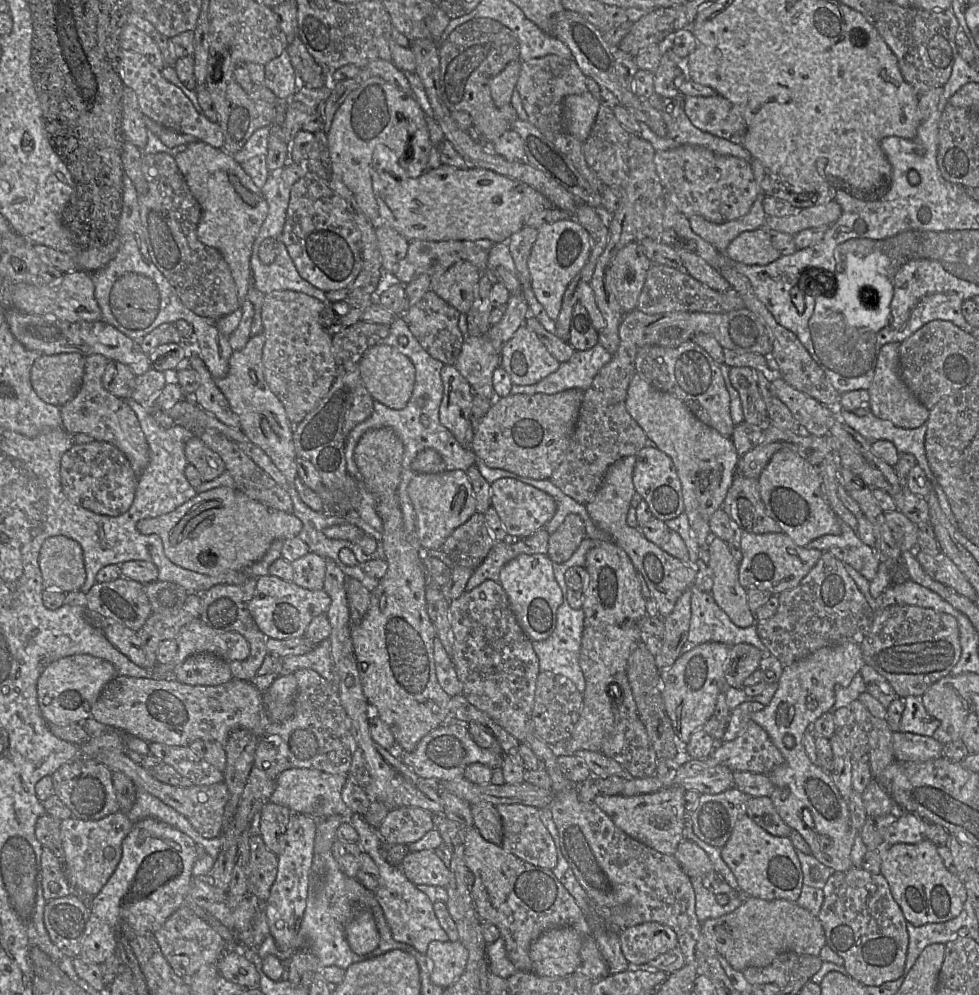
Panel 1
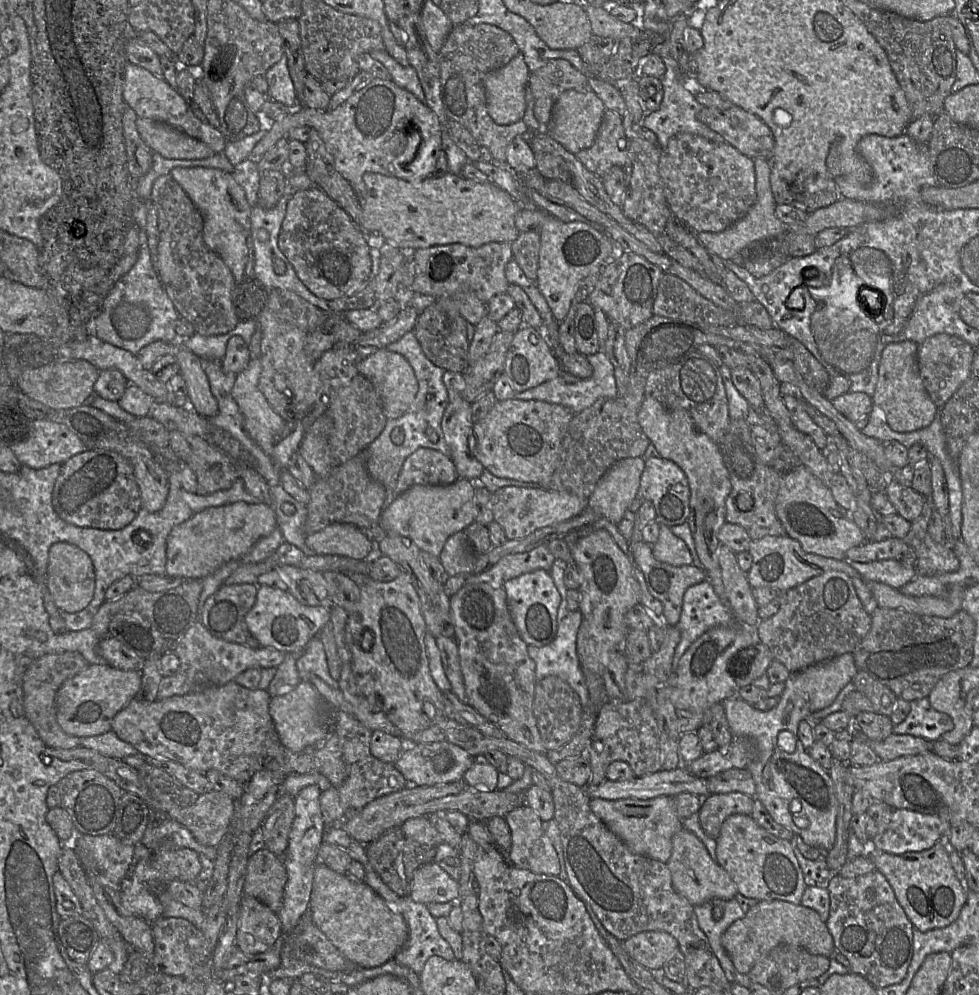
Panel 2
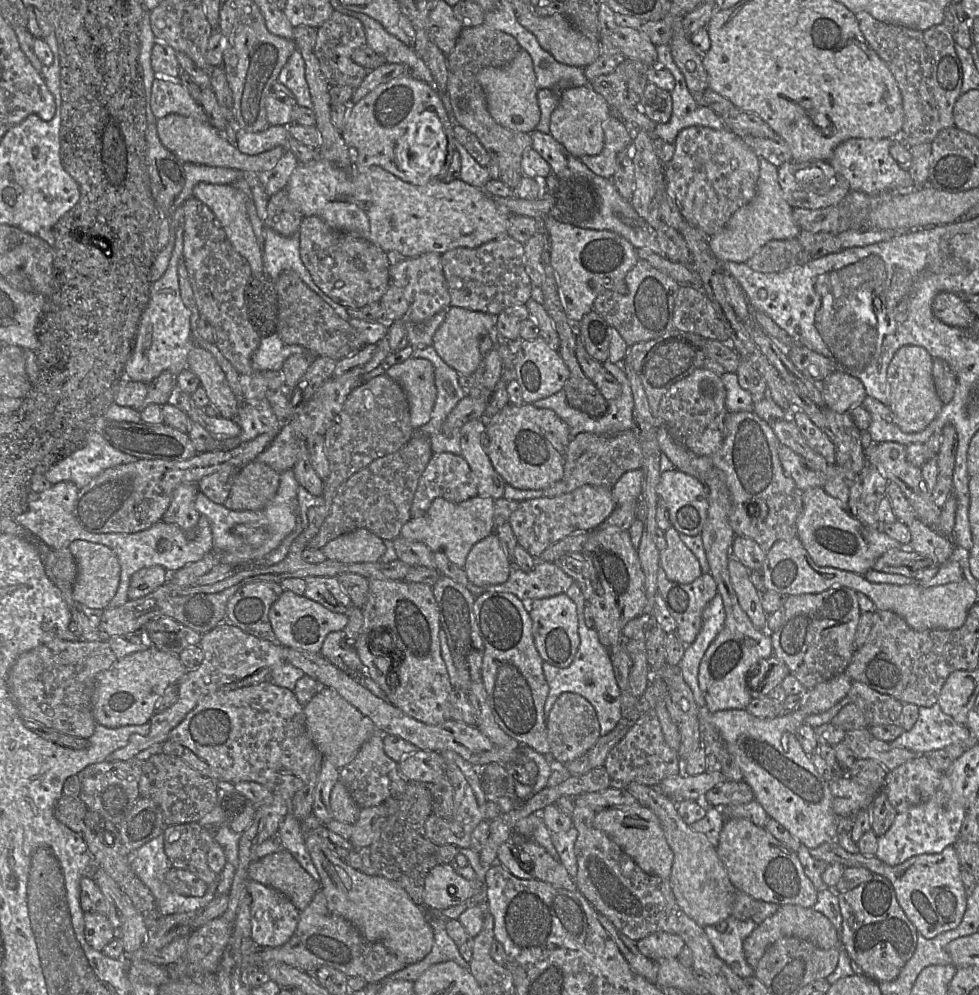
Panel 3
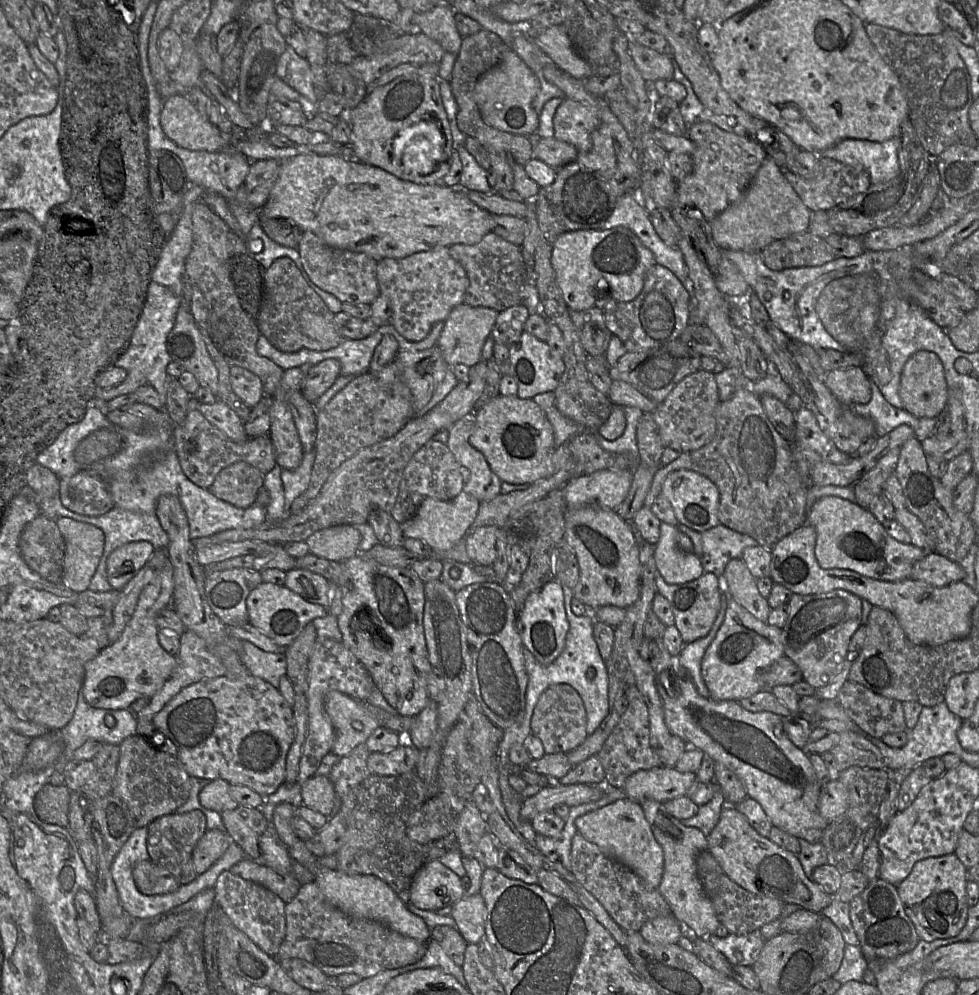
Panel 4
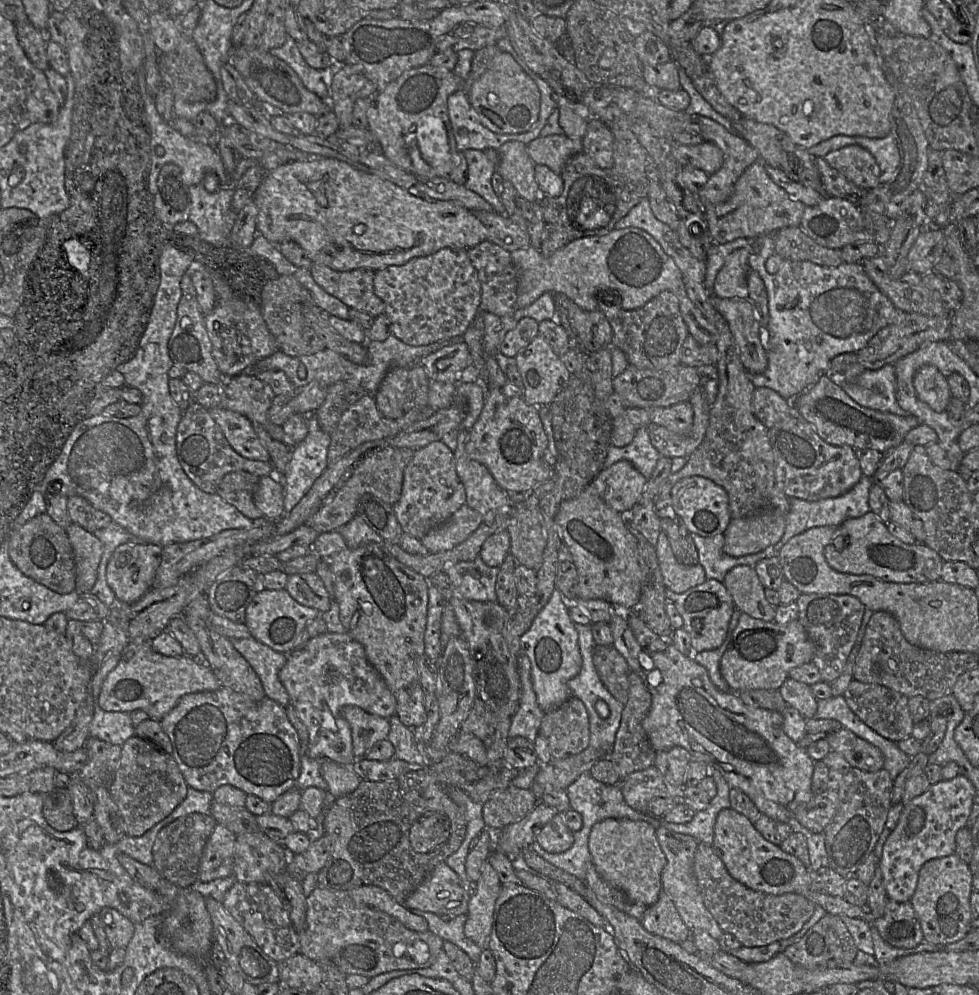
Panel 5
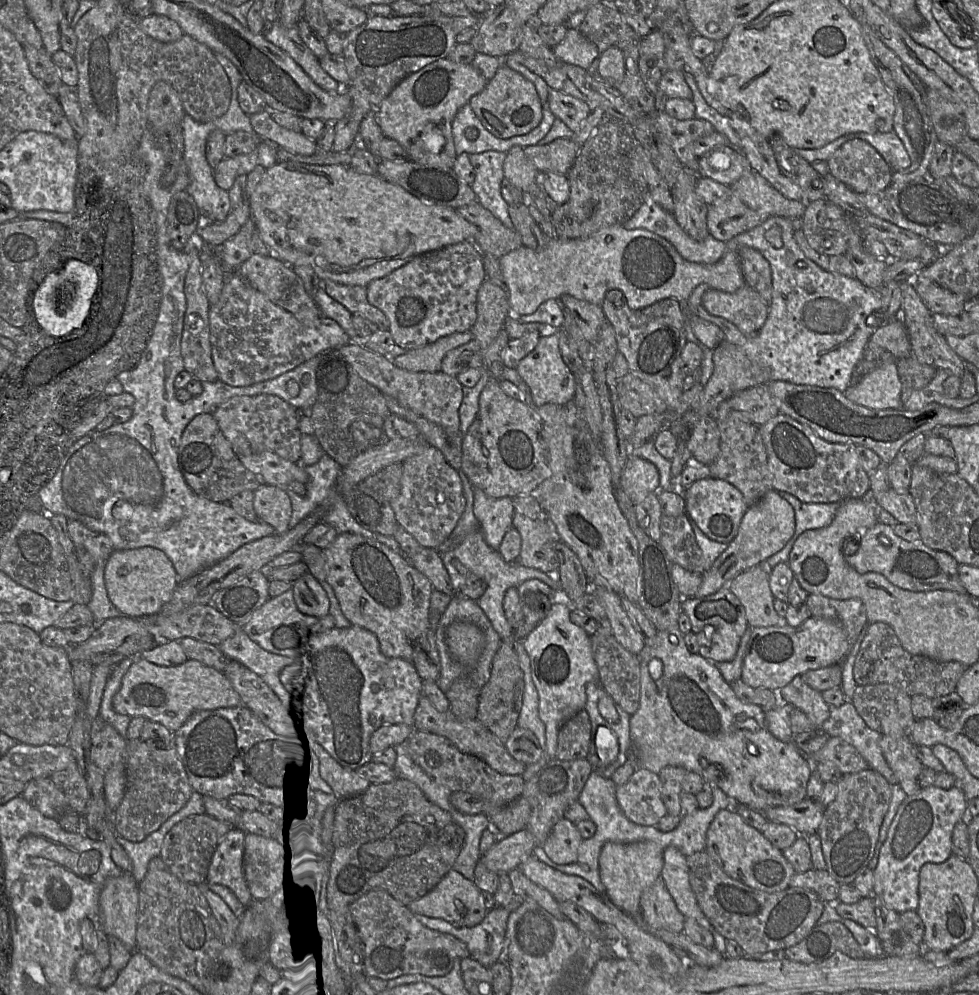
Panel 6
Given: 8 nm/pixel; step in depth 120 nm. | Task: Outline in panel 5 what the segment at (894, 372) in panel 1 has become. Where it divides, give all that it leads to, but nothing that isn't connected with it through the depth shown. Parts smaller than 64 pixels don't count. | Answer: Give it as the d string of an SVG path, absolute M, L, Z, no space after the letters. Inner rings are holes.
M924 365L913 378L918 398L936 412L946 410L952 395L948 378L935 366Z

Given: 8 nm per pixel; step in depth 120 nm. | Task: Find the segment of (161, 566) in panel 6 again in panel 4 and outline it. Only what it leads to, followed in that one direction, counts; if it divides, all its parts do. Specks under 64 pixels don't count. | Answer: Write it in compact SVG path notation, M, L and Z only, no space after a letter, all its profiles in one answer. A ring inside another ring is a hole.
M136 541L116 548L106 562L107 579L113 589L121 591L147 564L154 553L147 541Z

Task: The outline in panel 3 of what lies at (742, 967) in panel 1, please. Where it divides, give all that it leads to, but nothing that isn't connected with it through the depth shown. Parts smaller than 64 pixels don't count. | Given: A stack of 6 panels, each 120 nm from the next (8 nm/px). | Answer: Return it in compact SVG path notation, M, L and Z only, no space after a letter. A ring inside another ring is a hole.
M782 905L771 917L757 925L752 933L747 936L742 946L742 956L752 970L754 970L766 949L783 937L796 937L813 943L816 947L828 950L841 948L840 936L830 921L813 908L804 908L798 905Z

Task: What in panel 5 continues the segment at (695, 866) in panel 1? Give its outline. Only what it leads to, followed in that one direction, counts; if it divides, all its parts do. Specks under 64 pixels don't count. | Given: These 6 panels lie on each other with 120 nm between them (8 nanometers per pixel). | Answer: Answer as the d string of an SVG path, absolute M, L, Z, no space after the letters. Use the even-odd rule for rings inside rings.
M661 820L655 830L656 838L666 858L666 864L661 873L662 890L670 897L682 921L690 931L702 929L714 939L719 940L724 932L704 905L693 869L694 854L700 843L692 836L676 833L666 828L663 823Z

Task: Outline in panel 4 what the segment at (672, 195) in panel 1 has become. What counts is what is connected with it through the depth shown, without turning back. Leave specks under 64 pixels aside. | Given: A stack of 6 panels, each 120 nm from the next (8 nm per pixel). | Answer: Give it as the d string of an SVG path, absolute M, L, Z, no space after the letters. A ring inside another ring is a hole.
M699 122L690 126L687 137L694 145L694 150L690 155L693 161L693 171L676 183L676 200L683 205L695 206L701 211L703 219L711 222L742 196L767 155L757 143L736 135L734 132L724 131L709 122Z

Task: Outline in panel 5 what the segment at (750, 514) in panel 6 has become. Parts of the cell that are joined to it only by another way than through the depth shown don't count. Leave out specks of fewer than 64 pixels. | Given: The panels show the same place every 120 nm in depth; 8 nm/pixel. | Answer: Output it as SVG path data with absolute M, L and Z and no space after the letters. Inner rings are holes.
M774 509L732 519L725 535L724 552L733 557L756 554L777 544L785 532L786 514Z

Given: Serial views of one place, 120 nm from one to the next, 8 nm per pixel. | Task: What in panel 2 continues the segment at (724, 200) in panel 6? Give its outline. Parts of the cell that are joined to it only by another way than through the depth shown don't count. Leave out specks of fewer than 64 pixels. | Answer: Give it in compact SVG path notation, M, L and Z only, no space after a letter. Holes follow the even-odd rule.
M756 157L753 161L756 174L756 201L748 213L724 231L696 233L697 239L708 251L725 261L736 260L741 252L753 242L776 240L788 231L788 227L775 215L775 208L778 203L771 190L770 174L772 165L769 159Z

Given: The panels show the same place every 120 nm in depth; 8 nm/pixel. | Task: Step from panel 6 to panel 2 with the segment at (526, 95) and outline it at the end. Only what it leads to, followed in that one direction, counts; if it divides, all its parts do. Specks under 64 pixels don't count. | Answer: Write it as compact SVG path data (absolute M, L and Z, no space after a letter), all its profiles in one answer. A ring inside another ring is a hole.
M520 51L507 65L491 71L485 76L485 87L490 114L499 125L509 125L523 119L525 110L525 88L528 85L530 70Z

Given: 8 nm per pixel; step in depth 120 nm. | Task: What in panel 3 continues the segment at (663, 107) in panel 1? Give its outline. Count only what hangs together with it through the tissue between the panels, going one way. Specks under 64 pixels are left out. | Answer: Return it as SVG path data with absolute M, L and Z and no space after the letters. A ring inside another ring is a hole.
M668 44L656 46L657 64L666 68L675 80L674 89L670 92L672 115L667 123L656 124L654 137L674 144L679 132L690 126L703 126L714 130L725 129L721 118L710 108L697 105L690 94L685 79L675 65Z

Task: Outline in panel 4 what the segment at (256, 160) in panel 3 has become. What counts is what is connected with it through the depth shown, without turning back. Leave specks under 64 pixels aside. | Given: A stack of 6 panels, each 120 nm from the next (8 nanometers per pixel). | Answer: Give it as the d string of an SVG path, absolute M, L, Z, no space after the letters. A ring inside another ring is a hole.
M173 95L162 102L160 125L165 135L178 146L207 152L237 151L207 117L202 116L186 95Z

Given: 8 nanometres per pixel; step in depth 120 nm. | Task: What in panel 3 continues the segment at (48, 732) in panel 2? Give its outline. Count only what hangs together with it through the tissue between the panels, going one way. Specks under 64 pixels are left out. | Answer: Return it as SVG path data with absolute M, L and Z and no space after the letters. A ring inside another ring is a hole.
M73 606L69 630L77 636L77 640L56 637L22 653L11 665L7 687L24 722L38 722L49 729L75 737L87 737L95 732L94 720L81 715L81 705L85 705L85 690L92 689L98 675L116 660L114 653L109 650L109 643L99 641L108 636L101 635L97 627L90 625L88 616L99 617L101 614L101 609Z

